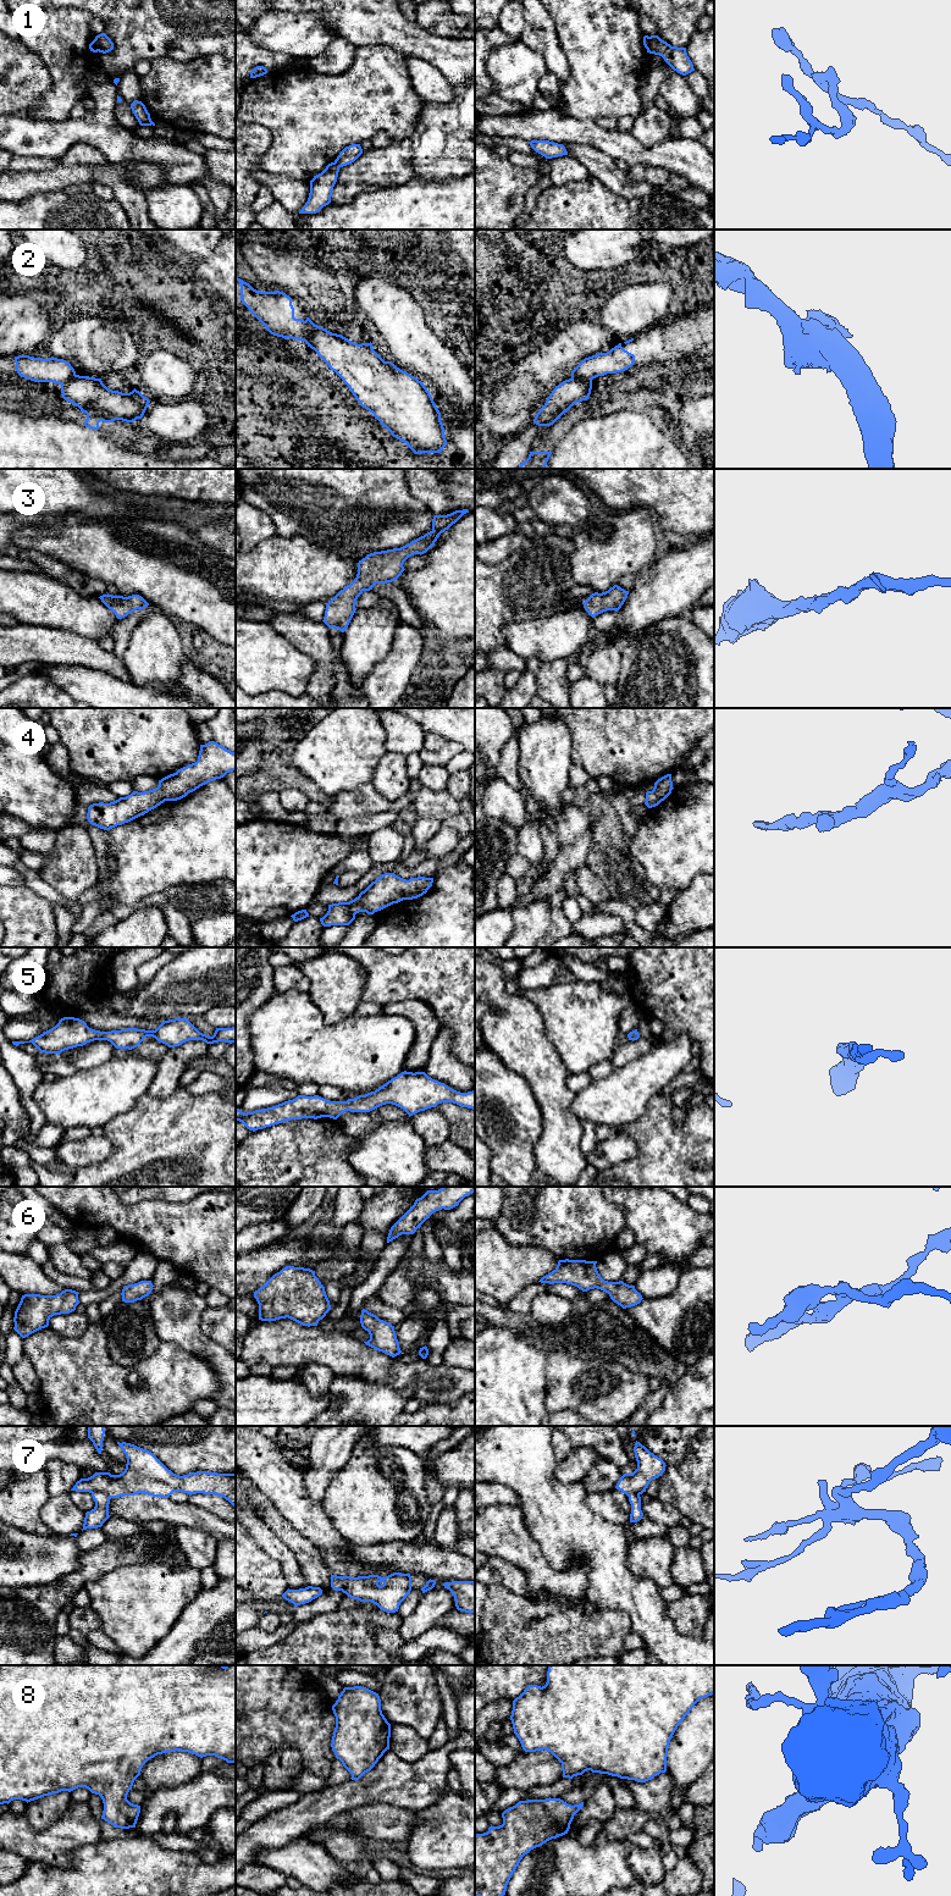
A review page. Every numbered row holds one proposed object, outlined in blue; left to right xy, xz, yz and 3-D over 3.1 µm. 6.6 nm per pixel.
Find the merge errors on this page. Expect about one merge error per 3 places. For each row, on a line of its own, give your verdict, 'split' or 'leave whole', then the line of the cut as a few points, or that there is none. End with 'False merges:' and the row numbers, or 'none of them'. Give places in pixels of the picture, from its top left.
1: split; cut xz (335, 161), (339, 166)
2: split; cut xz (304, 321), (307, 342)
3: leave whole; cut none
4: leave whole; cut none
5: leave whole; cut none
6: leave whole; cut none
7: split; cut xy (90, 1492), (103, 1492), (110, 1498)
8: leave whole; cut none
False merges: 1, 2, 7

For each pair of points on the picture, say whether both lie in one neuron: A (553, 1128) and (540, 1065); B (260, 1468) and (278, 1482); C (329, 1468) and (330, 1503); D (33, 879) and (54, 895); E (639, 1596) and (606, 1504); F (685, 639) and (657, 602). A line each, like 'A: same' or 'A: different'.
A: same
B: same
C: different
D: same
E: different
F: different

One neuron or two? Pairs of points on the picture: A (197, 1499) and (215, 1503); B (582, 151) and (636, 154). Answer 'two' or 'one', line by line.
A: one
B: two

